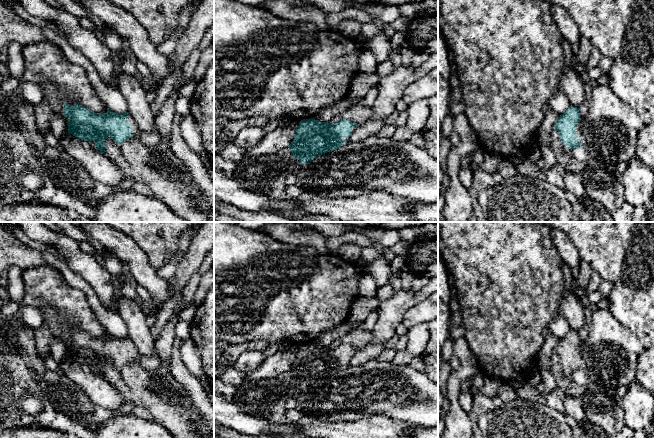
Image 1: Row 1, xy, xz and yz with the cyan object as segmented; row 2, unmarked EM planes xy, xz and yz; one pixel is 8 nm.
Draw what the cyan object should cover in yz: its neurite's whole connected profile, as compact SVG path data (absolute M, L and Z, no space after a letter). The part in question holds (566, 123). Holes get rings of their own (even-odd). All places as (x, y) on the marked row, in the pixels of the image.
M570 106L556 122L554 129L551 132L550 148L556 158L557 164L563 171L579 174L587 165L586 153L576 135L575 126L580 123L579 108Z

